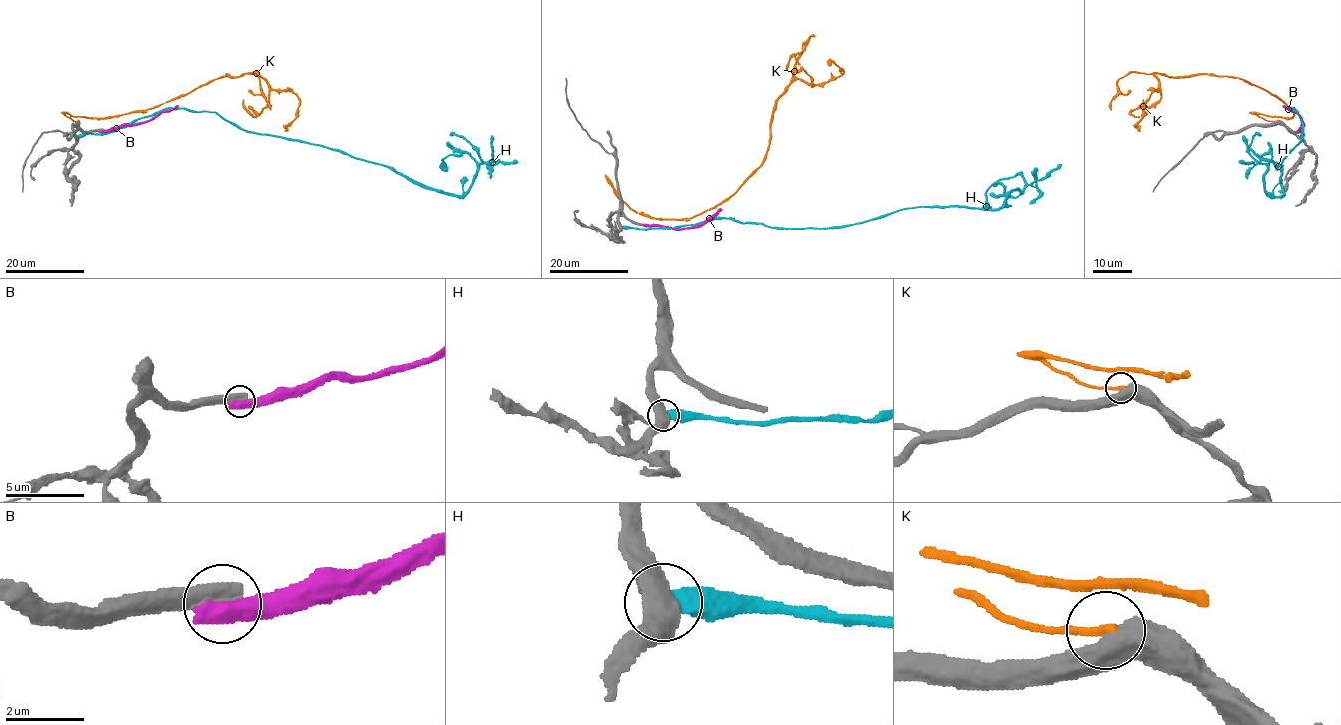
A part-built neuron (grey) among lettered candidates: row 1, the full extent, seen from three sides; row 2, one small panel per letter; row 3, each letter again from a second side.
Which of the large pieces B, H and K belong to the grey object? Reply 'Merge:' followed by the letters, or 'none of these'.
Merge: none of these

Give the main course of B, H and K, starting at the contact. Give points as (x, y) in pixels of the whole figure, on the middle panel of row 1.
B: (645, 225), (690, 229), (713, 218), (722, 209)
H: (620, 227), (731, 218), (834, 228), (901, 208), (999, 207), (1010, 191), (1020, 193), (994, 183), (990, 208)
K: (620, 200), (609, 183), (656, 218), (727, 200), (761, 164), (775, 100), (795, 79), (843, 72), (828, 65)

